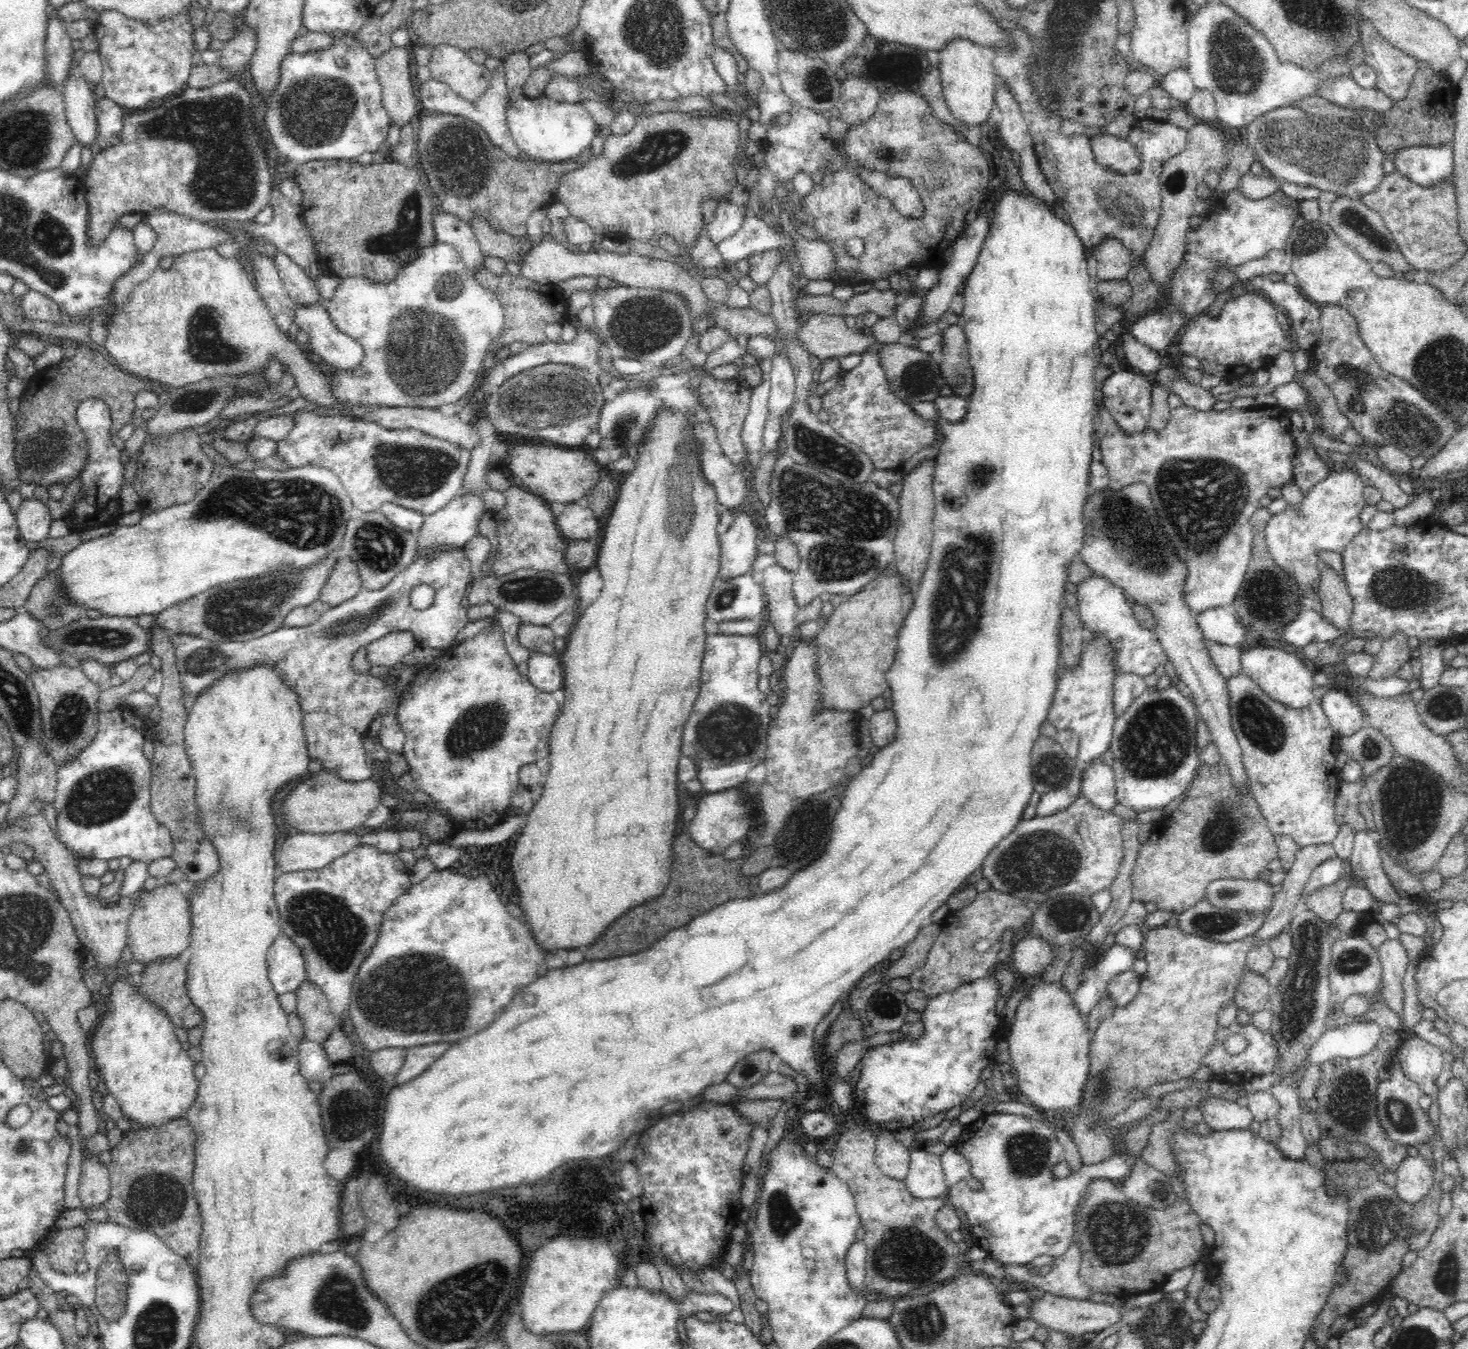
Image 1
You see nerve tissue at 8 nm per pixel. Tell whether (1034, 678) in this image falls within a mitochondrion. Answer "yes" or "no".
no

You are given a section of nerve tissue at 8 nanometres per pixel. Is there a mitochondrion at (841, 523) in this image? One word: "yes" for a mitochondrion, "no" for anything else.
yes

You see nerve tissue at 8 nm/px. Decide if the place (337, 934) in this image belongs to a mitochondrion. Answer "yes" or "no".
yes

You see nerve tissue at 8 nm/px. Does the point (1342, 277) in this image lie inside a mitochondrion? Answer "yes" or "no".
no

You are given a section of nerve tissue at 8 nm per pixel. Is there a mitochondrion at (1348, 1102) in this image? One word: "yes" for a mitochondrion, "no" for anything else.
yes

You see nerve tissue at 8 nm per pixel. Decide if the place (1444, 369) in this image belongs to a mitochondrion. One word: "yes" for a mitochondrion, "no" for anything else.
yes

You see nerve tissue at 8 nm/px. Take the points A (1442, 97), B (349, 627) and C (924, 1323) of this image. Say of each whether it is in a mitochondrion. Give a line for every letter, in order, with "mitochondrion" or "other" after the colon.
A: other
B: mitochondrion
C: mitochondrion

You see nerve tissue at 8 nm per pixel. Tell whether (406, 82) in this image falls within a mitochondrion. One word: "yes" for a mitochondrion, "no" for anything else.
no

